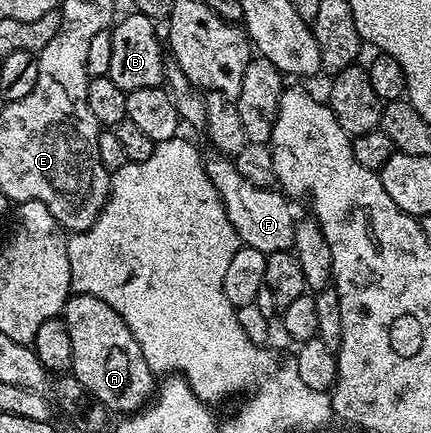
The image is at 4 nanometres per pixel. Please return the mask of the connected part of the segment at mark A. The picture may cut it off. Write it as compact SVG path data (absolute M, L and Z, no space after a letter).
M80 294L70 295L63 319L71 334L73 377L83 382L86 392L101 403L102 409L110 408L120 414L142 411L154 399L155 373L147 366L147 358L143 358L143 350L139 350L139 342L135 342L135 334L131 334L127 322L107 302Z

